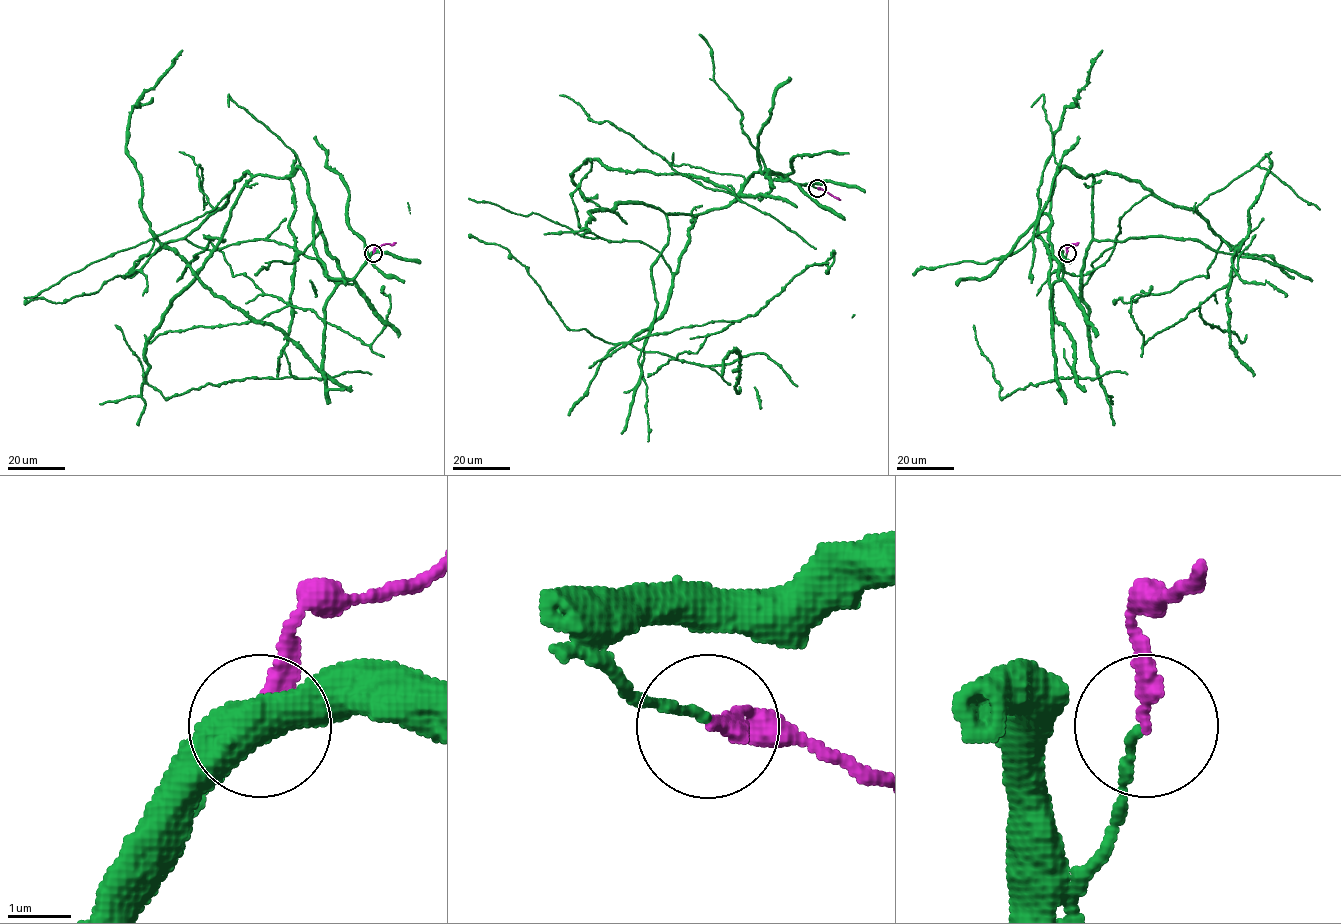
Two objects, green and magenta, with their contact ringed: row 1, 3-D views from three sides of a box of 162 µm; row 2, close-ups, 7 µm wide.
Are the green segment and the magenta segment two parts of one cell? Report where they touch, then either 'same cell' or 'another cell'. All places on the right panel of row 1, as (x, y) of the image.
place (1067, 253); same cell

